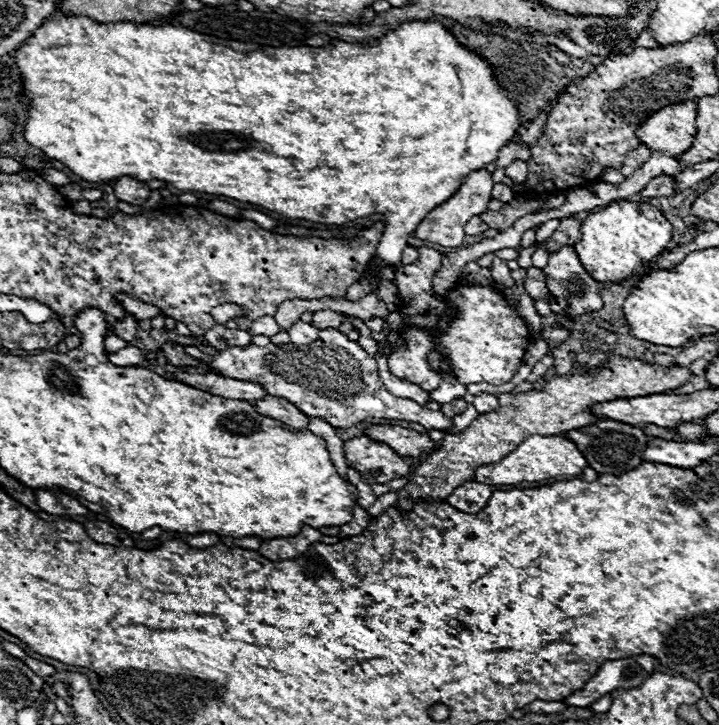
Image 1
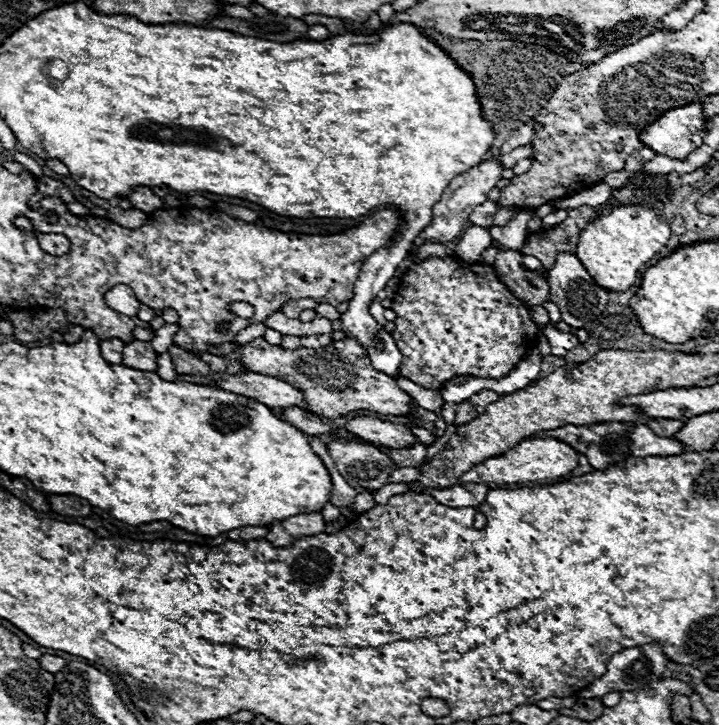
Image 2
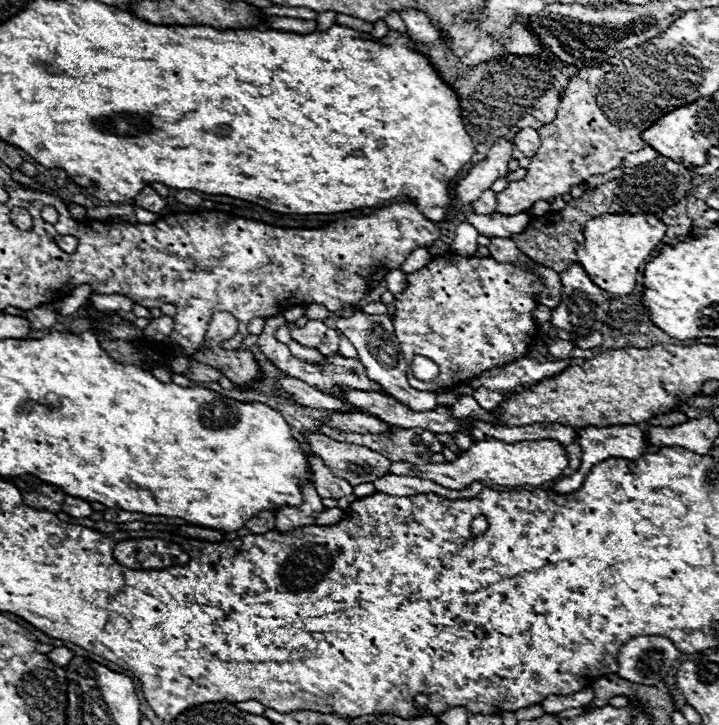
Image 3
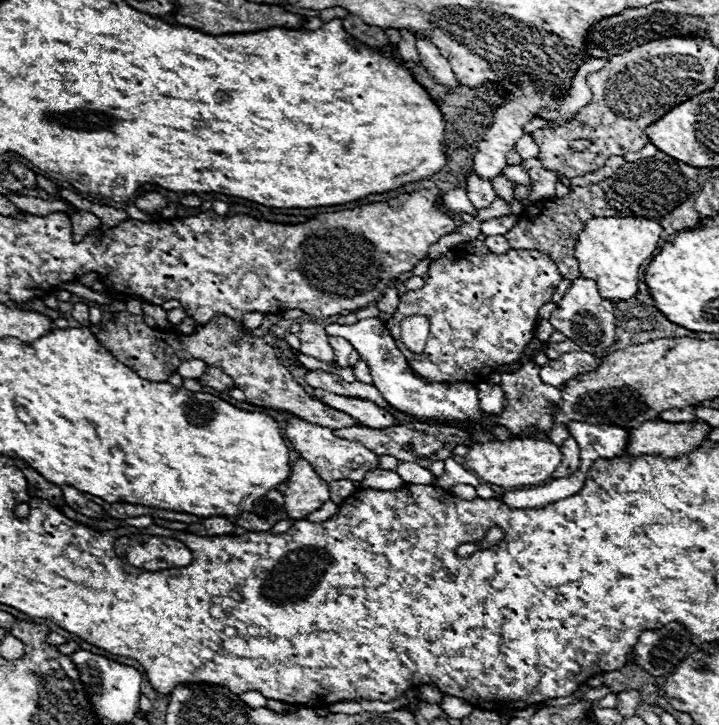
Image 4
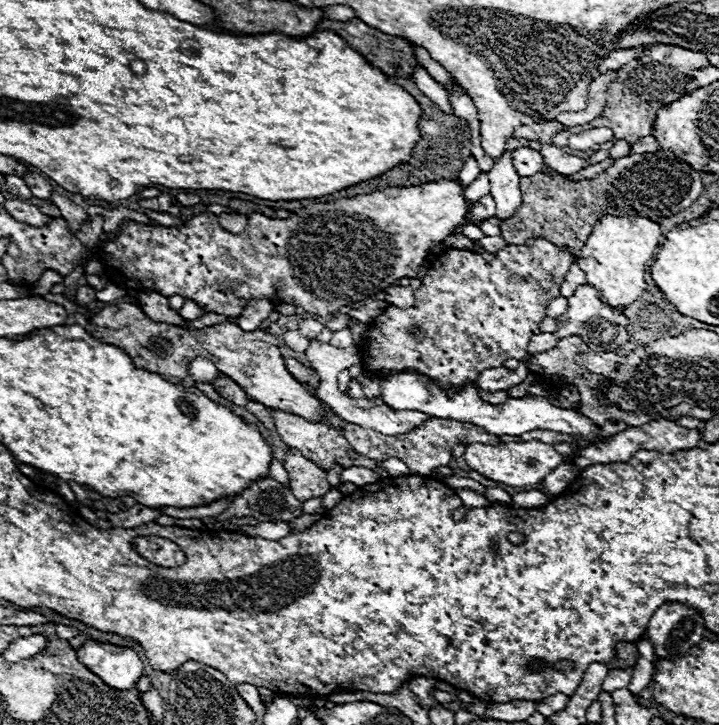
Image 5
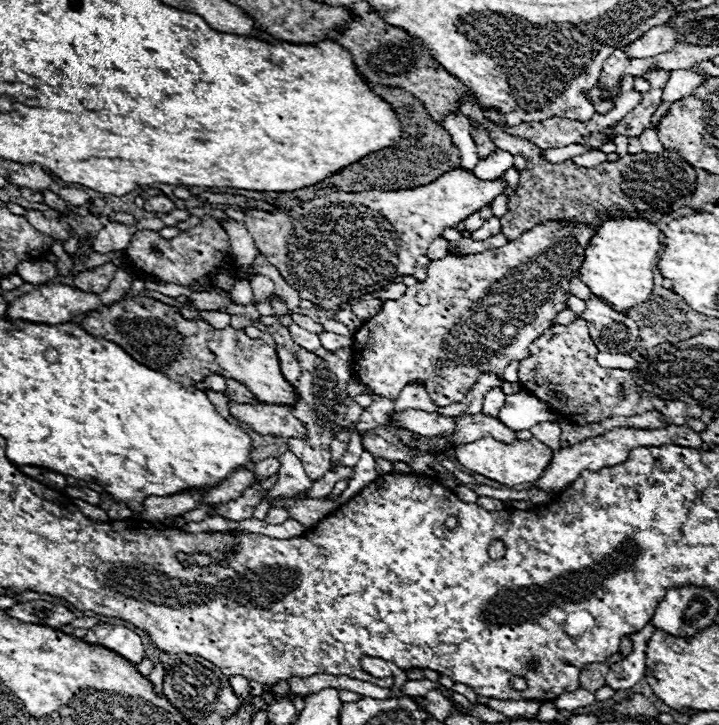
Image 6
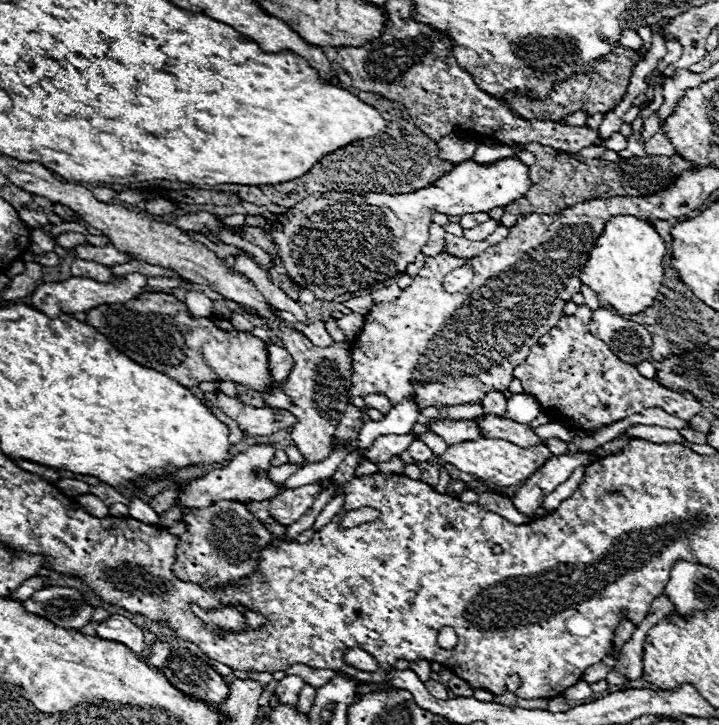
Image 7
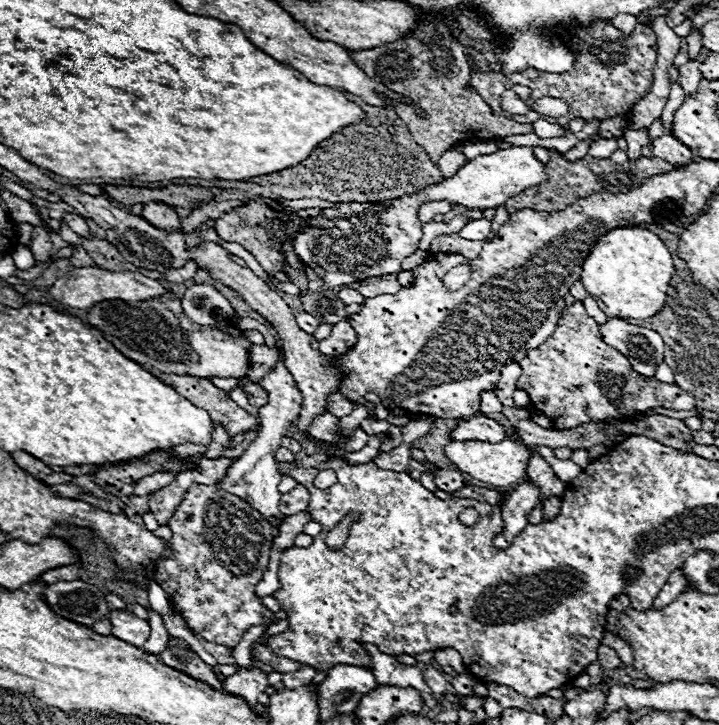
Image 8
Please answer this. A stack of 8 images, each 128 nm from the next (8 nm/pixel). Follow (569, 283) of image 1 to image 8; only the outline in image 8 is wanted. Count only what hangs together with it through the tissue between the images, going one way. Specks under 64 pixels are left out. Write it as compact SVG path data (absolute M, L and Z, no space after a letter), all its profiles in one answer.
M610 318L600 326L602 340L624 354L632 368L642 376L654 376L656 366L664 362L666 344L656 330L634 326L622 318Z

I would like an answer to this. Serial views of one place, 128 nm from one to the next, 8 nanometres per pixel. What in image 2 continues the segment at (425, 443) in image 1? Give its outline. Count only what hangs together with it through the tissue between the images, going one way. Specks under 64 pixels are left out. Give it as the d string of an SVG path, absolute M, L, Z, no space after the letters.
M356 416L350 418L344 428L358 436L364 438L372 444L380 446L390 446L390 448L408 448L414 444L414 434L402 426L402 424L392 424L392 422L382 422L374 416Z

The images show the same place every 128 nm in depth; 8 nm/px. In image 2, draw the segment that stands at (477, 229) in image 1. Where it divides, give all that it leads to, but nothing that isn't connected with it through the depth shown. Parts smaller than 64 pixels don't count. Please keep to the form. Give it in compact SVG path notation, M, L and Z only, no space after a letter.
M486 200L484 204L478 204L476 208L474 208L474 212L470 214L470 222L474 224L474 226L490 226L492 224L492 216L494 216L494 212L498 210L498 206L492 202L492 200Z

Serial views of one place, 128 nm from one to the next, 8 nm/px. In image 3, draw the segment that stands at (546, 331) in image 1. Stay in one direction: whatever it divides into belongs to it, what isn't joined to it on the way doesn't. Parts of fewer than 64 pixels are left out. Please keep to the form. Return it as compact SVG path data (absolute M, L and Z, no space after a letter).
M560 338L548 346L548 354L554 356L554 358L568 358L572 350L574 350L574 344L560 340Z

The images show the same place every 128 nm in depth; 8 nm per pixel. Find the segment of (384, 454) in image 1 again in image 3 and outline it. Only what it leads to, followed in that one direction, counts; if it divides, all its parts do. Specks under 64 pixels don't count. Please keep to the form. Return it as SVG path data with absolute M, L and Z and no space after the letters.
M306 432L306 442L310 446L310 454L324 460L330 472L352 486L374 482L390 472L390 460L382 454L358 446L336 442L322 432Z

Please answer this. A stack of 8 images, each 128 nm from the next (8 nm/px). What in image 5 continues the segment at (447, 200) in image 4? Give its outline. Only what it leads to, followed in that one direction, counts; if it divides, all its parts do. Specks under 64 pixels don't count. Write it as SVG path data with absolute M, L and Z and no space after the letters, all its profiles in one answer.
M470 156L470 158L464 162L464 166L462 166L462 170L460 170L458 180L460 180L464 186L470 186L470 182L472 182L472 180L474 180L478 174L480 174L478 162L474 160L474 156Z

